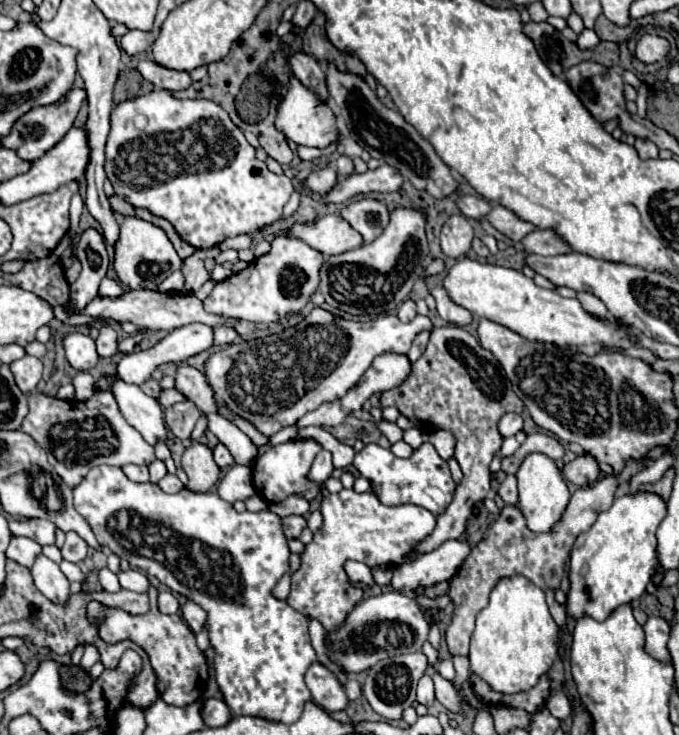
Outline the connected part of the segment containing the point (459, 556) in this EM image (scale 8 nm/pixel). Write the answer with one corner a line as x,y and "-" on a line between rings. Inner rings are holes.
446,541
438,549
418,555
408,563
394,567
392,589
412,593
416,587
430,587
454,577
472,545
466,541

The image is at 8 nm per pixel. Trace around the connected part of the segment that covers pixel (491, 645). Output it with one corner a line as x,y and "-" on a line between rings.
522,575
504,577
490,593
490,603
476,617
476,629
470,641
468,657
470,657
472,673
484,679
494,691
504,695
514,695
532,689
538,683
538,679
550,671
552,663
558,657
558,627
548,613
544,591

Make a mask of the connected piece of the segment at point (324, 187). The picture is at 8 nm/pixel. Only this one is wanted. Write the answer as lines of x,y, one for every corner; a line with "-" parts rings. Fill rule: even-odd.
322,167
322,169
316,169
308,175
308,189
320,197
324,197
336,183
336,171
332,167

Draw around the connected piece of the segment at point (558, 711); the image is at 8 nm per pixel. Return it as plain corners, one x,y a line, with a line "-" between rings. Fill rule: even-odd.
564,689
552,691
546,701
546,707
556,719
566,719
572,713
572,707
570,707
570,701
568,701
568,695

